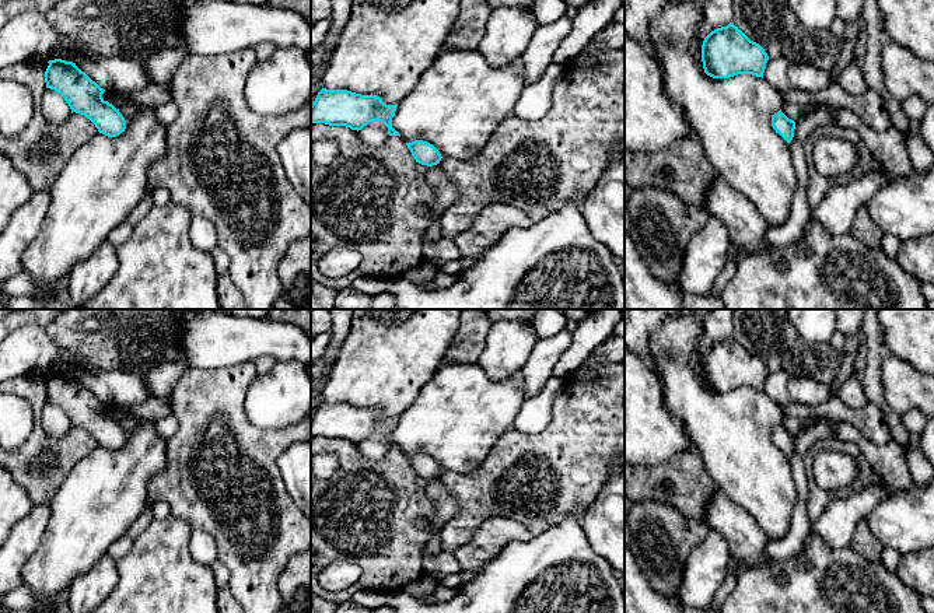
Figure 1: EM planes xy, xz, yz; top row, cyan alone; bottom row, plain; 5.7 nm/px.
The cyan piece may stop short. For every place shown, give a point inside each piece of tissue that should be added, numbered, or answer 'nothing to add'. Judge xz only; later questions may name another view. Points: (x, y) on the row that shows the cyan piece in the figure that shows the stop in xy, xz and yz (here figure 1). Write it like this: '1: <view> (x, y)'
nothing to add

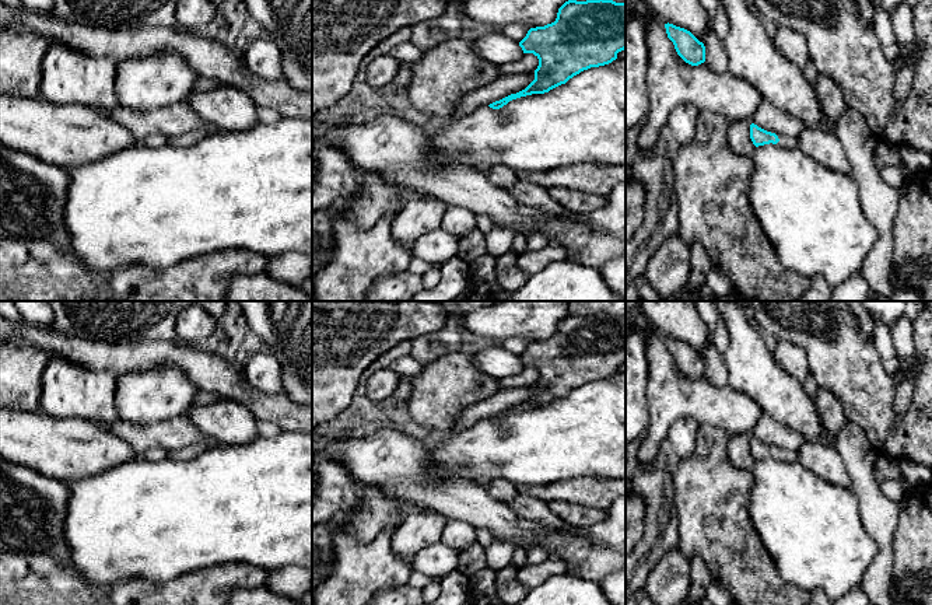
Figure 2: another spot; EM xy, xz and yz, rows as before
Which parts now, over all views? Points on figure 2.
1: yz (788, 142)

